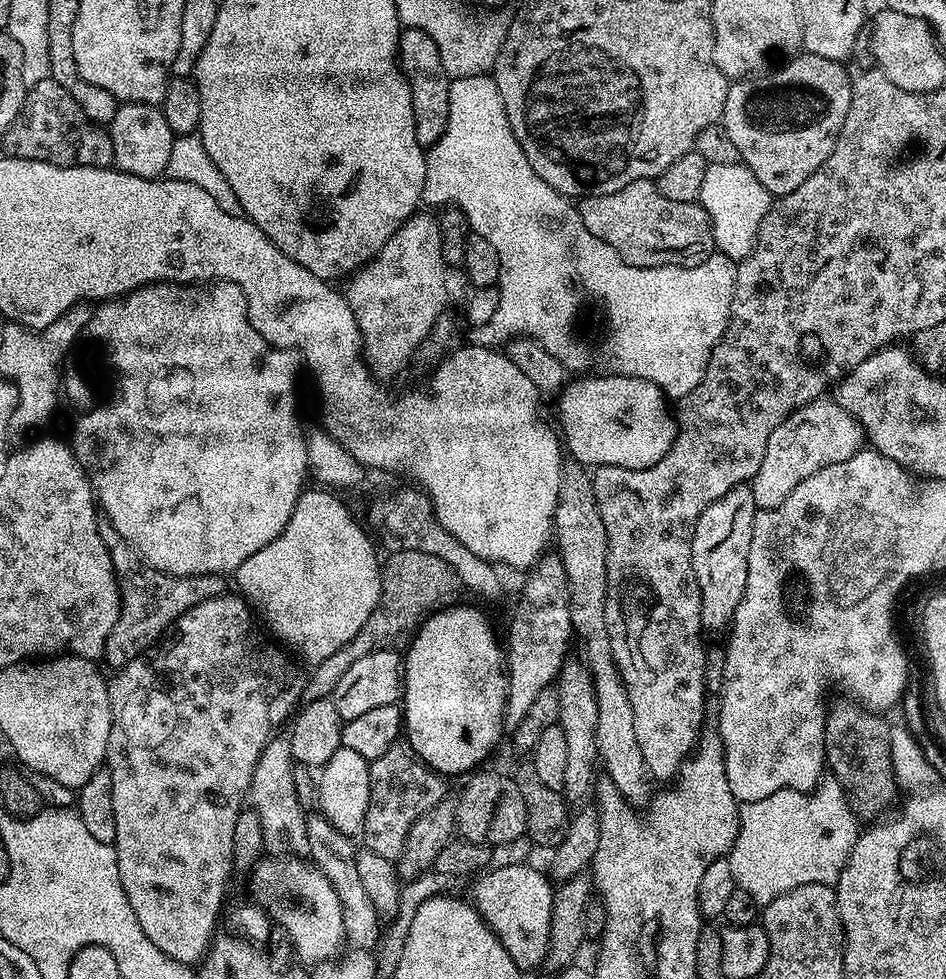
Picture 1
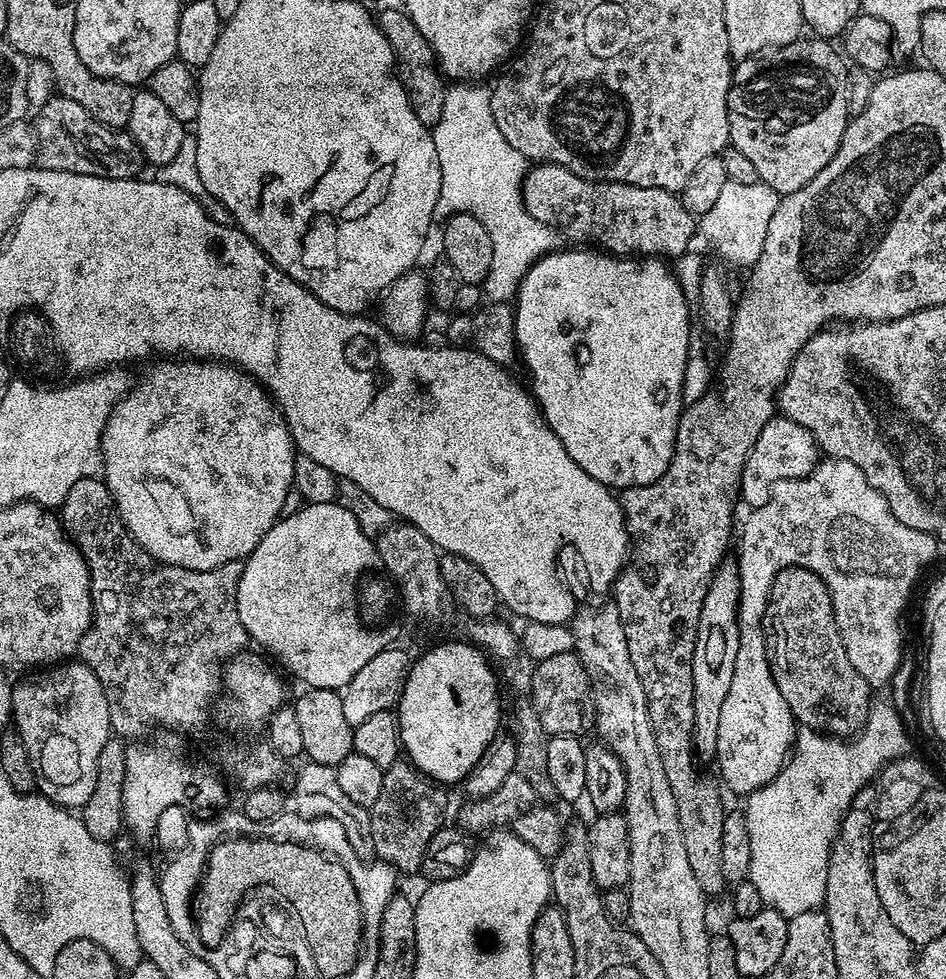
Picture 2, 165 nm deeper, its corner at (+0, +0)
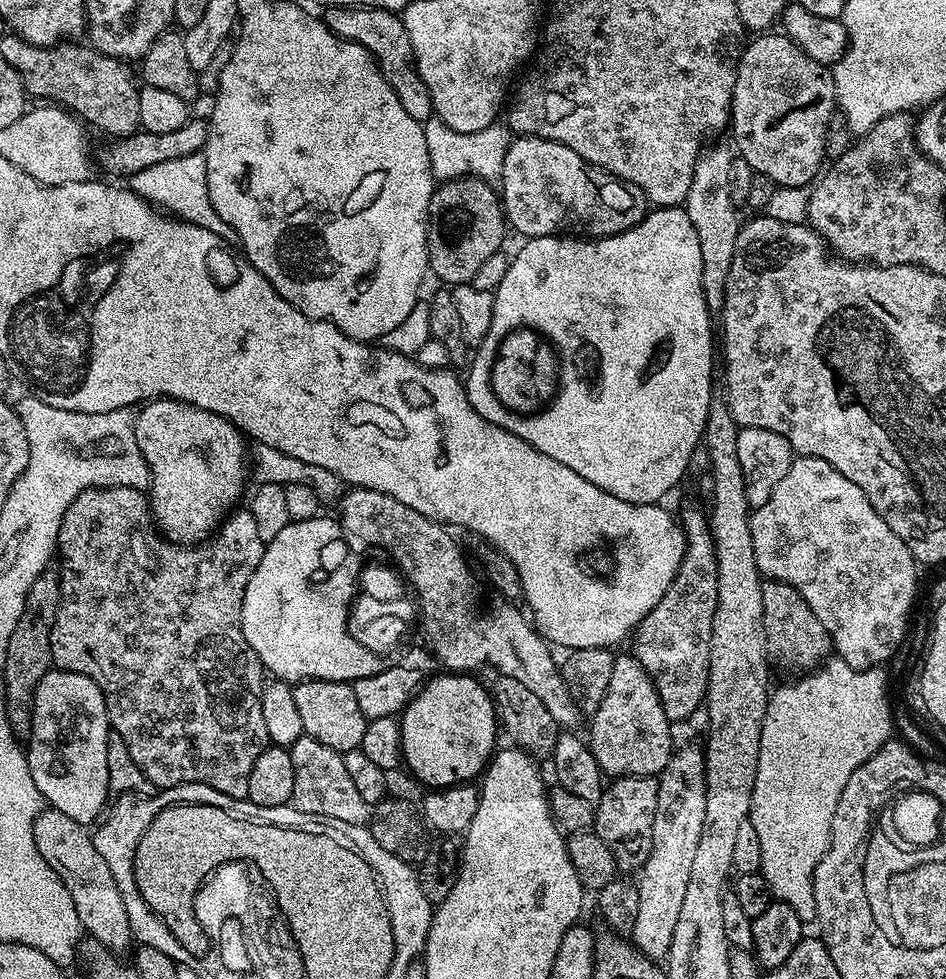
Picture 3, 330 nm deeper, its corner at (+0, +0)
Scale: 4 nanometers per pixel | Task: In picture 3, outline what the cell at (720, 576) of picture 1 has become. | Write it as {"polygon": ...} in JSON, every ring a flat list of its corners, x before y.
{"polygon":[[684,748,675,753,672,759,669,760,667,766,660,772,656,781,658,786,658,810,654,810,654,838,652,839,652,849,646,858,644,867,639,869,638,877,635,881,636,889,638,890,638,922,634,922,634,930,630,933,631,943,636,945,636,949,641,954,648,957,650,960,657,962,663,961,667,957,670,950,670,942,674,938,674,925,678,922,678,913,682,910,682,902,686,895,686,886,690,883,690,869,694,862,694,854,698,851,698,838,702,838,702,826,706,818,706,770,704,769,704,748]]}

